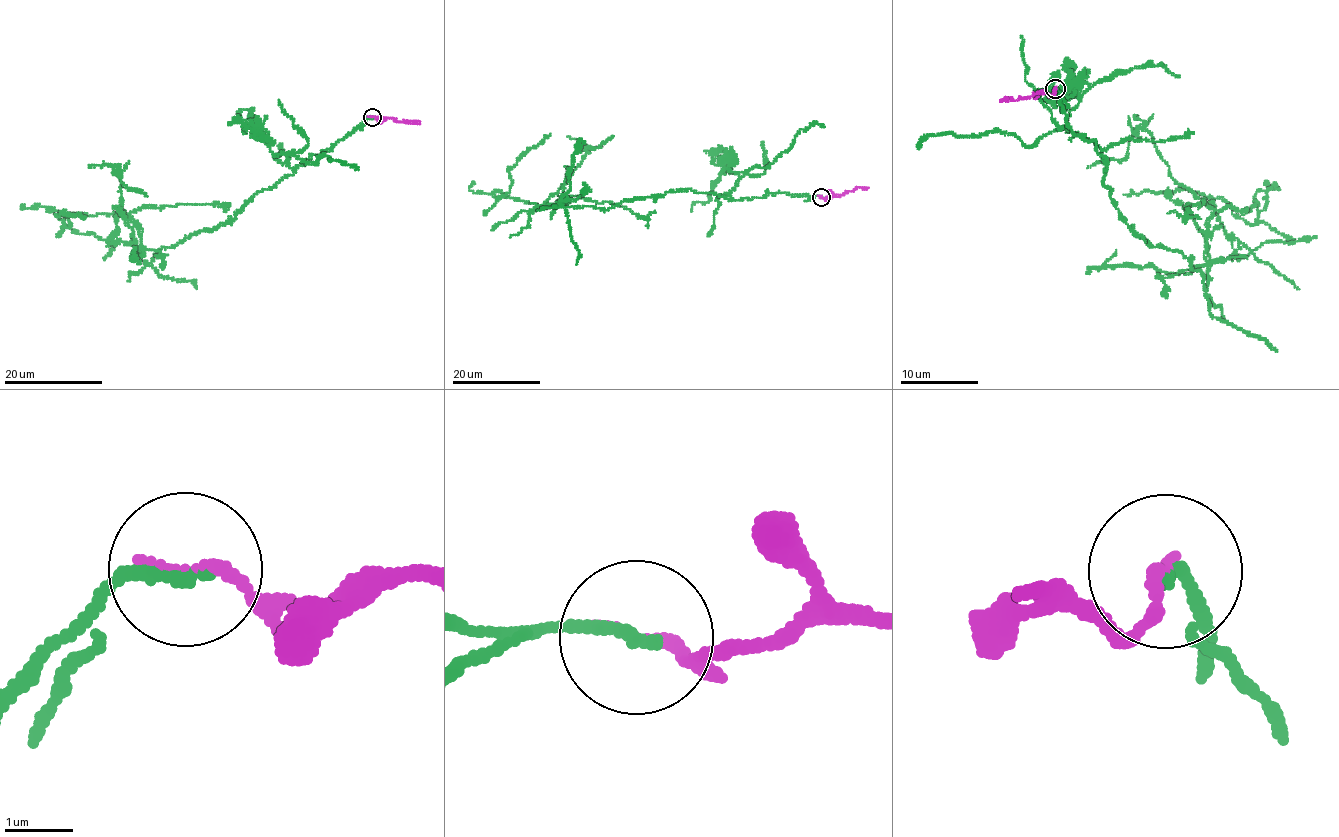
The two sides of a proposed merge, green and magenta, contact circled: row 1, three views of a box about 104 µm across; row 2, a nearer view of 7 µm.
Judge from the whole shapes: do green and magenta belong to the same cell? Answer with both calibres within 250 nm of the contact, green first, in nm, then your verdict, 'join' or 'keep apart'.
220/160 nm | keep apart

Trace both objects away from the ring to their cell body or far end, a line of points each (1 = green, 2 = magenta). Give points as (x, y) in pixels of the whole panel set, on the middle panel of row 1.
1: (821, 197), (731, 201), (690, 189), (607, 210), (501, 197), (508, 170), (549, 134)
2: (821, 197), (839, 196), (857, 187), (869, 188)

